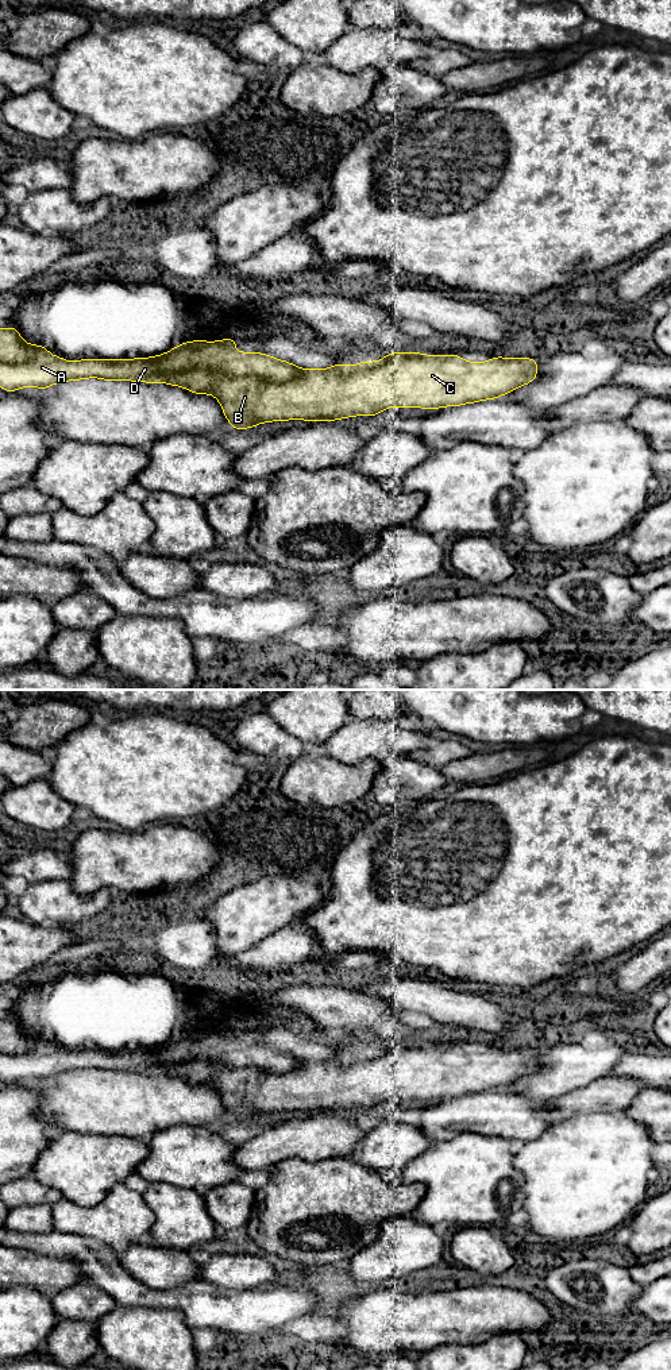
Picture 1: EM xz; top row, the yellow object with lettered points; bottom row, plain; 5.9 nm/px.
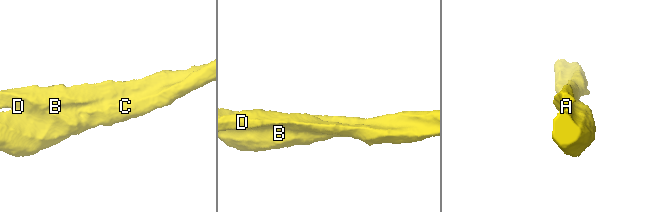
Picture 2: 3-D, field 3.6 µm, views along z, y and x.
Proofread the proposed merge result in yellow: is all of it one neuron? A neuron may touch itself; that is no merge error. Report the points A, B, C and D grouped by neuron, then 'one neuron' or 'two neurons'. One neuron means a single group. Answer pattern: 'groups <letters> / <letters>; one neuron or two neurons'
groups A D / B C; two neurons

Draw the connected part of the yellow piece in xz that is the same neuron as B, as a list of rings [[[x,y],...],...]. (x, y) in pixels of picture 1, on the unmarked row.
[[[390,1043],[378,1053],[343,1054],[328,1060],[302,1060],[289,1073],[273,1074],[252,1068],[236,1070],[212,1062],[190,1062],[161,1068],[158,1073],[185,1078],[194,1085],[213,1087],[232,1120],[248,1120],[262,1114],[305,1111],[338,1112],[355,1107],[373,1108],[392,1097],[439,1100],[495,1091],[537,1069],[537,1050],[495,1047],[486,1053],[467,1053],[459,1045],[425,1046]]]

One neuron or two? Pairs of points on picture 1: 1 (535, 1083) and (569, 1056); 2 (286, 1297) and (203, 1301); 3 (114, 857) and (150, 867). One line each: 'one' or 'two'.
1: one
2: one
3: one

